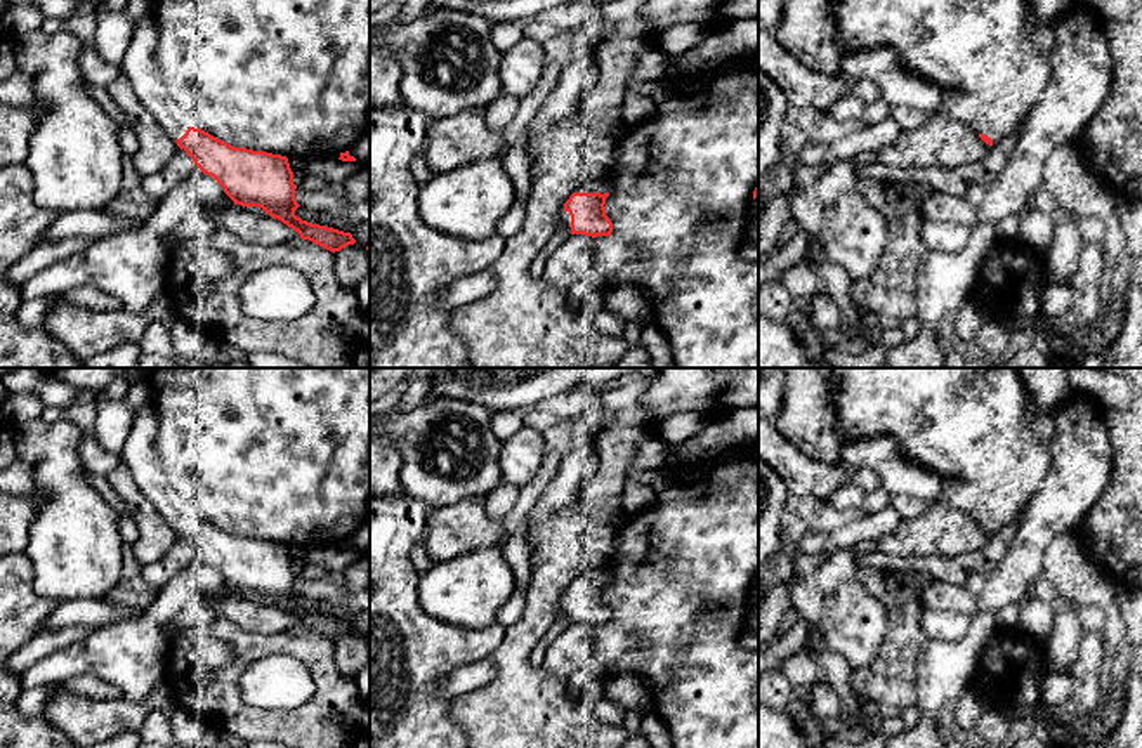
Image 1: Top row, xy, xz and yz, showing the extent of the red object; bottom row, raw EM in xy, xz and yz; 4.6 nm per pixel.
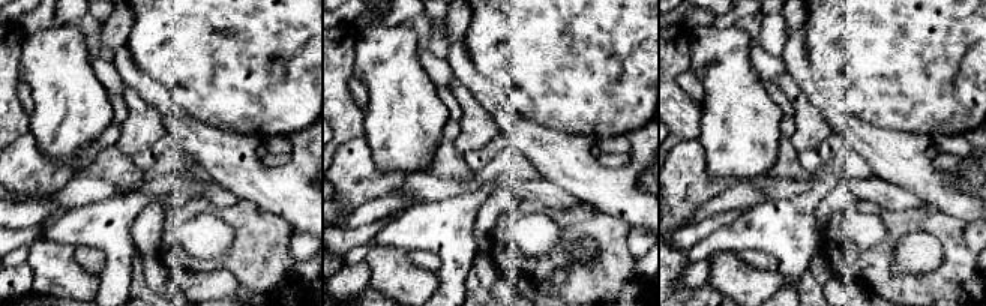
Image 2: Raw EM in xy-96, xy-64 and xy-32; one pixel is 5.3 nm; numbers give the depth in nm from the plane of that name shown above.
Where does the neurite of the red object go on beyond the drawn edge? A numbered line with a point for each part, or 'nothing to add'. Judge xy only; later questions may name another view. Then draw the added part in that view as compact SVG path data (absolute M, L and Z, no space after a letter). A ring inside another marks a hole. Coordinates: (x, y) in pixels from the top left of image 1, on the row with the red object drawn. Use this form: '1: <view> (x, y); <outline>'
1: xy (137, 66); M153 14L134 26L132 40L120 62L121 75L130 82L137 99L146 106L174 141L191 127L184 106L174 99L161 80L156 62L156 24Z

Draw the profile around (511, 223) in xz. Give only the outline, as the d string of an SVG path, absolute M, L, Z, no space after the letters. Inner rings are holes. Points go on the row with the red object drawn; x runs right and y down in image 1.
M515 196L510 210L500 219L495 236L503 239L514 236L524 224L526 219L526 201L521 196Z

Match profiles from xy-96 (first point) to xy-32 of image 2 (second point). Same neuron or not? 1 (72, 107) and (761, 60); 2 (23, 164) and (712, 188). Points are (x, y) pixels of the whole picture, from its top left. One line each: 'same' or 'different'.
1: different
2: same

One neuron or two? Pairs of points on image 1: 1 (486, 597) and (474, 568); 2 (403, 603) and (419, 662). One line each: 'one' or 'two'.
1: one
2: one

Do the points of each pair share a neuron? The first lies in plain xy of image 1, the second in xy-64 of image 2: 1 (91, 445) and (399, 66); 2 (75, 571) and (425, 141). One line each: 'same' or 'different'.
1: different
2: same

